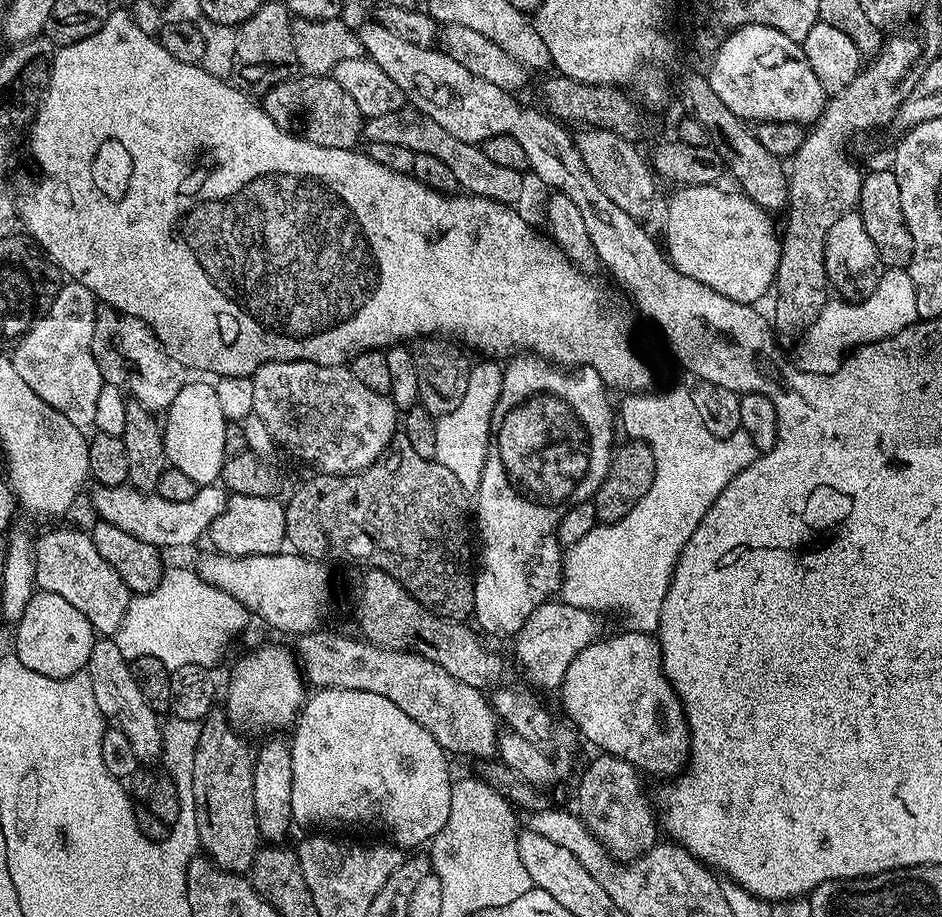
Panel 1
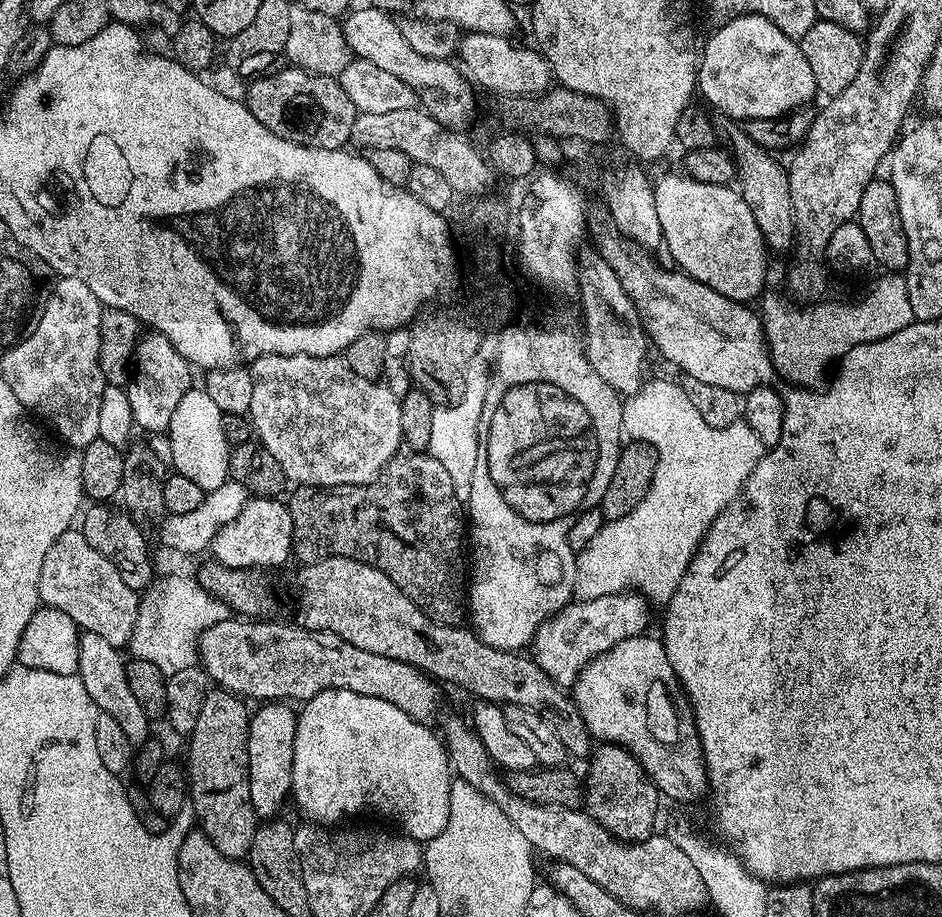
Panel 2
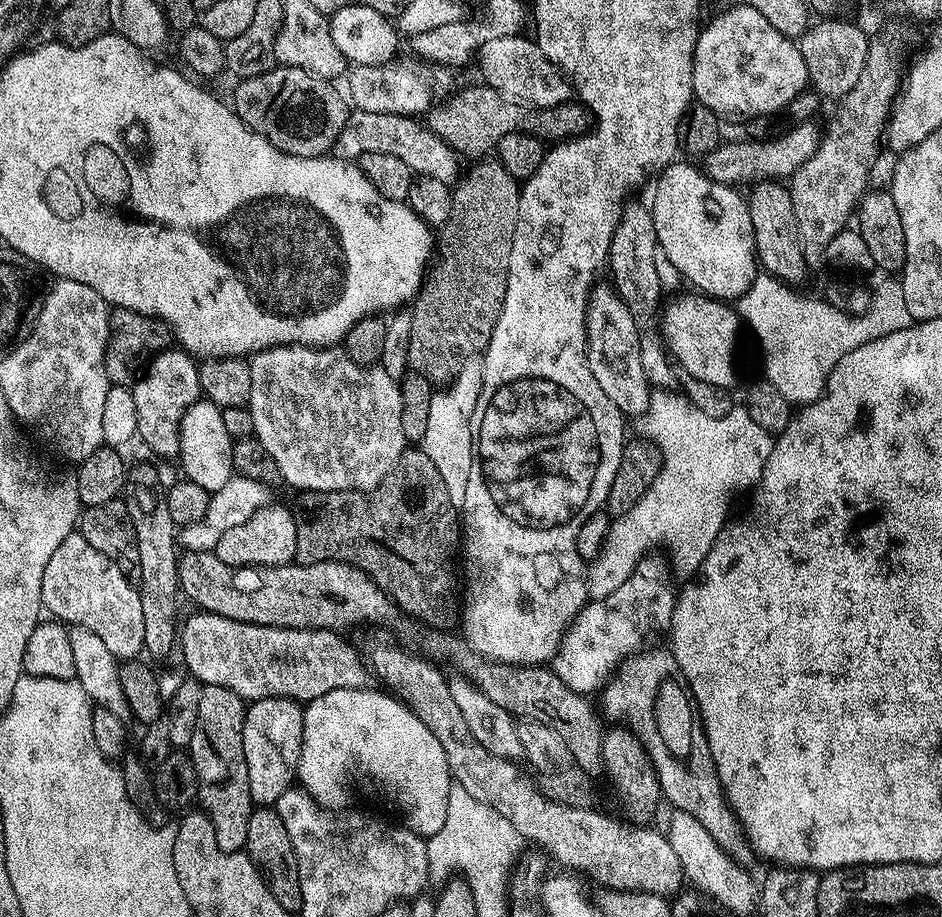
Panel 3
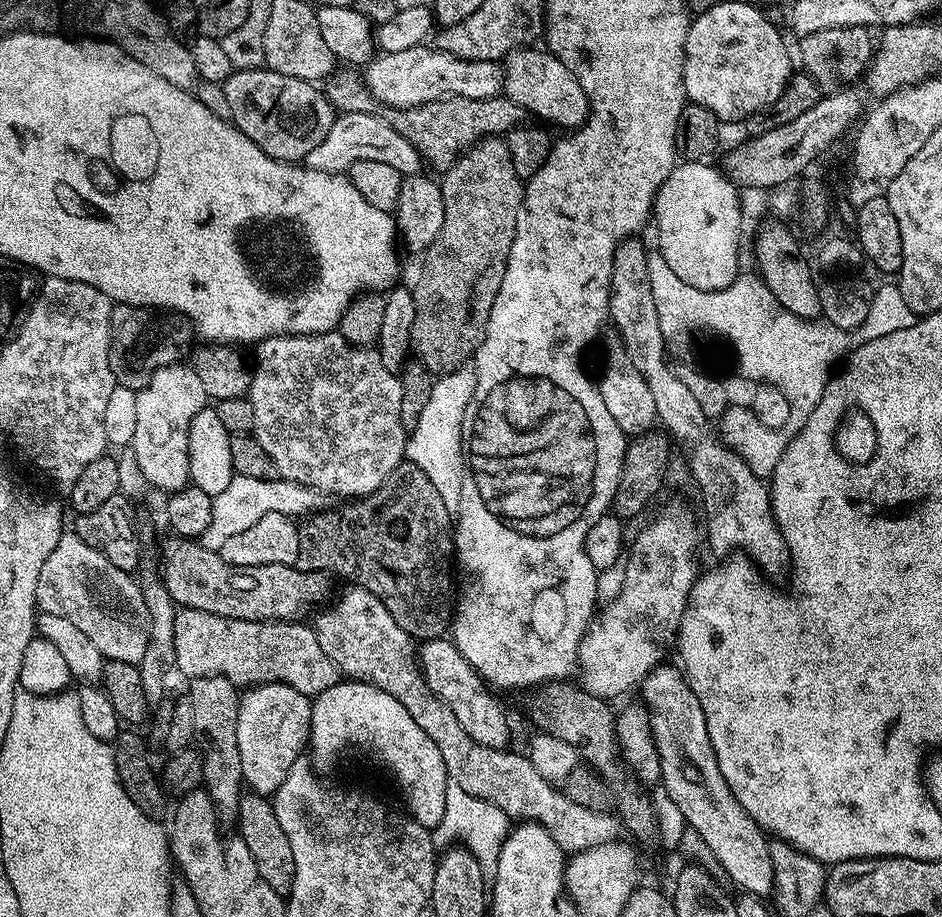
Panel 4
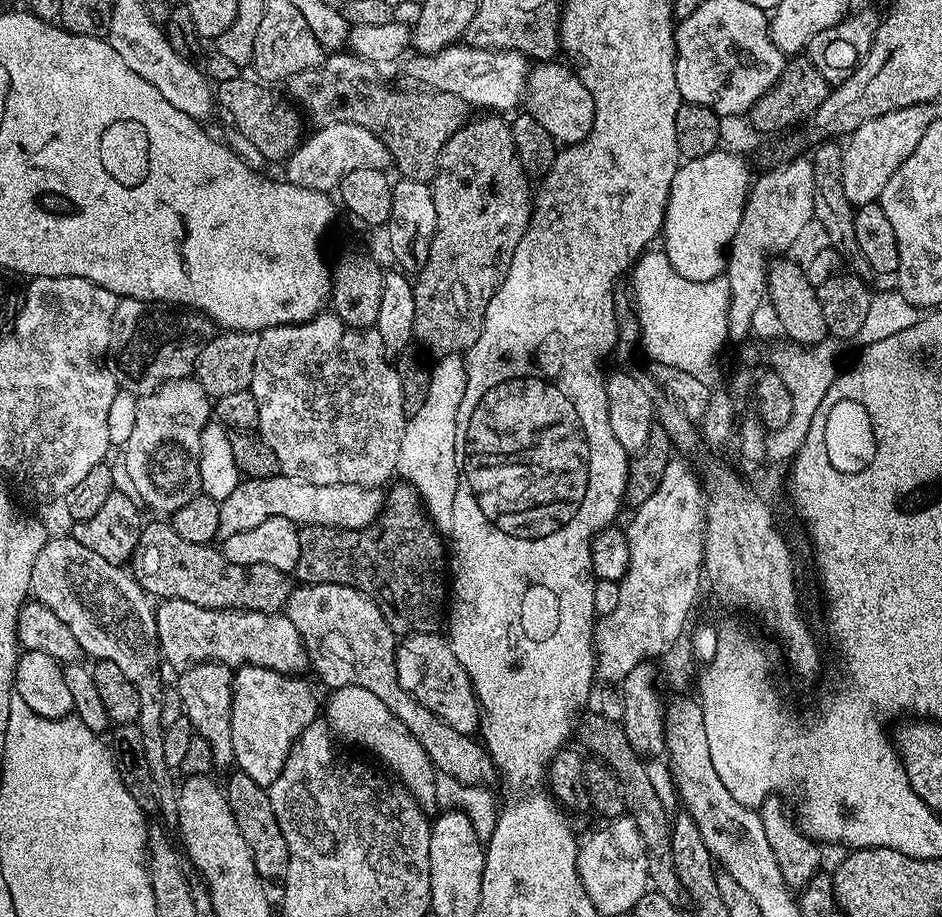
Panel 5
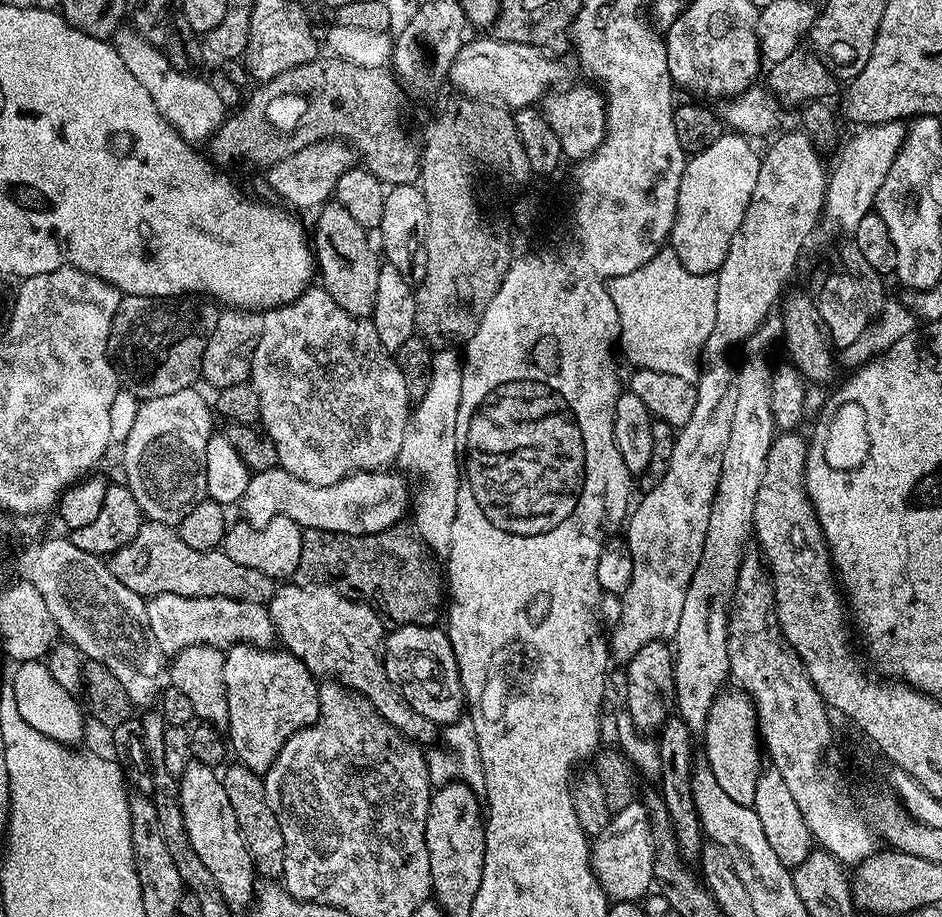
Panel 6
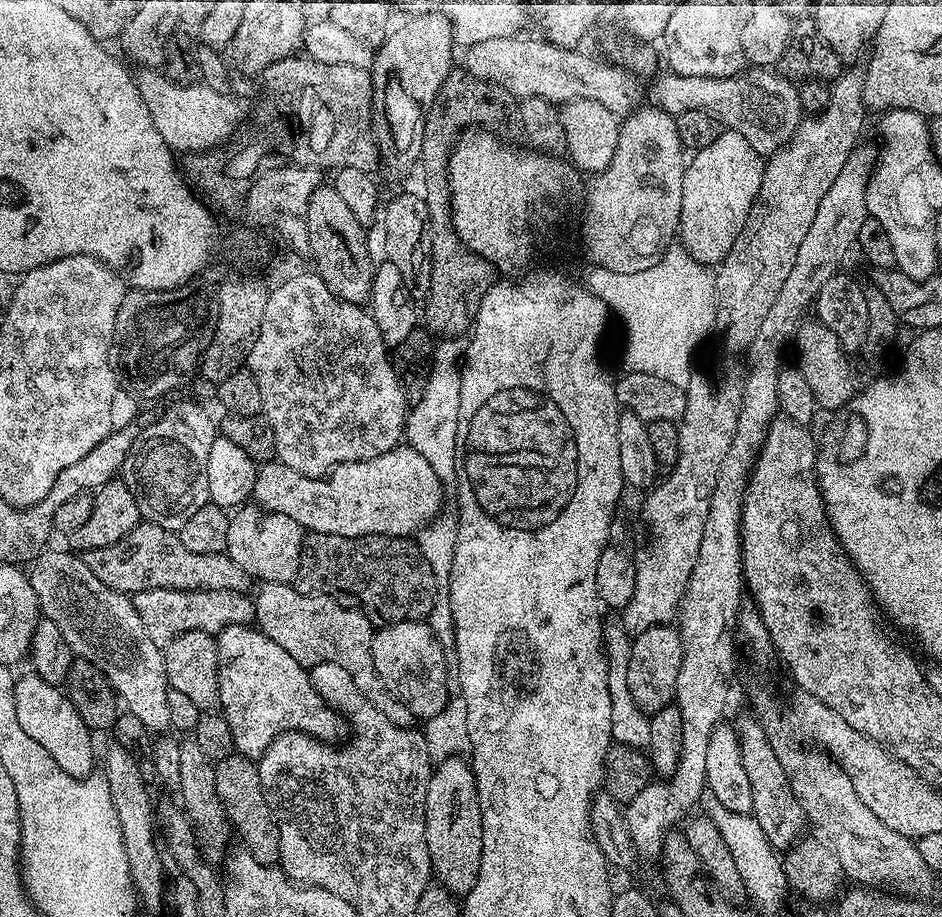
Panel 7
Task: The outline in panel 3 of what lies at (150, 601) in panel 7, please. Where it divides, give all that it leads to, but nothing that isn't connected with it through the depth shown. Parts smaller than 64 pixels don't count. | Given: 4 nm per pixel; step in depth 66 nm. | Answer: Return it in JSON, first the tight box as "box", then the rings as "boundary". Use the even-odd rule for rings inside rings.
{"box":[178,611,370,702],"boundary":[[[193,611],[188,621],[178,628],[178,652],[184,655],[184,664],[188,667],[187,675],[200,681],[201,685],[226,686],[234,690],[245,702],[285,696],[291,700],[307,702],[330,694],[330,690],[343,688],[369,687],[370,668],[363,659],[356,657],[350,645],[339,640],[337,633],[323,628],[279,628],[278,626],[258,626],[222,618],[213,612]]]}

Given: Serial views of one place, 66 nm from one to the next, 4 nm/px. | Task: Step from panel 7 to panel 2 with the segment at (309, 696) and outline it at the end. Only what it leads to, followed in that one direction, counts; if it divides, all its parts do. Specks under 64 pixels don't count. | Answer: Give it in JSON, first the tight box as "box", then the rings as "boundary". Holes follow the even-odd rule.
{"box":[248,702,296,818],"boundary":[[[264,702],[251,713],[248,722],[248,773],[250,774],[250,802],[257,817],[276,818],[281,815],[284,799],[292,790],[294,766],[294,734],[296,717],[293,705],[288,702]]]}

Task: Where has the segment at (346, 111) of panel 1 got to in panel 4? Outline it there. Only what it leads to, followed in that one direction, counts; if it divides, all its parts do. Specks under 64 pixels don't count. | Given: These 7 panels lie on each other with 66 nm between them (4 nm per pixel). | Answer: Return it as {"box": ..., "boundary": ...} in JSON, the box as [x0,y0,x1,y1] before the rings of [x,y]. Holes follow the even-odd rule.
{"box":[222,66,338,161],"boundary":[[[266,66],[232,71],[230,78],[224,80],[222,91],[231,123],[275,160],[307,161],[310,150],[330,134],[338,115],[323,87],[310,80],[271,72]]]}

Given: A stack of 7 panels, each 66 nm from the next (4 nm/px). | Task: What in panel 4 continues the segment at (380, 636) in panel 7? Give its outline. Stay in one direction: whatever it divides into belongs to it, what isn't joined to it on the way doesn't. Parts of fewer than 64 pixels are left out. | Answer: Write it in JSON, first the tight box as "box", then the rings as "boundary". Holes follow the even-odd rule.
{"box":[418,639,512,748],"boundary":[[[451,639],[425,640],[418,648],[418,667],[424,673],[424,681],[430,686],[430,690],[450,710],[454,710],[454,718],[458,718],[458,726],[474,738],[474,742],[482,742],[482,746],[491,748],[509,747],[508,739],[512,732],[508,729],[508,718],[504,714],[504,708],[496,701],[497,693],[481,678],[462,658],[462,654],[456,649]]]}

